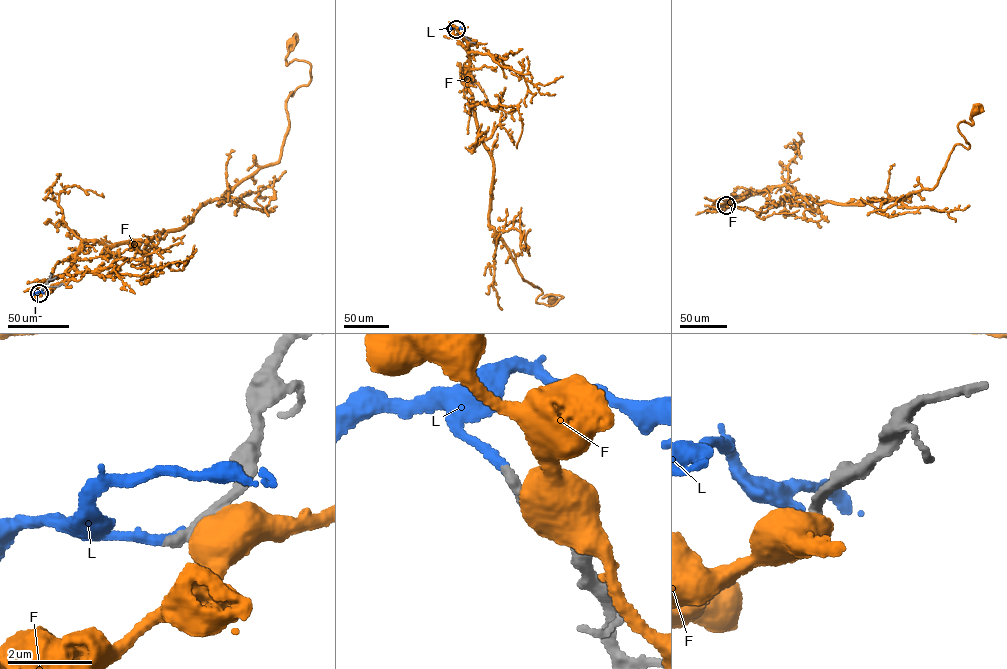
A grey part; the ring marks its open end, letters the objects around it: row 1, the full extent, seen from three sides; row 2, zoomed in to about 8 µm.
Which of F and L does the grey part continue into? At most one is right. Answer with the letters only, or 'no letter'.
L

